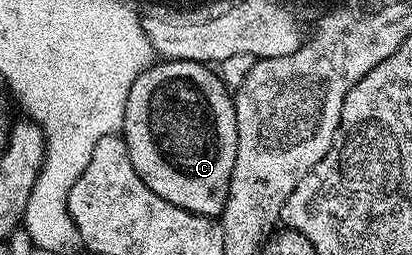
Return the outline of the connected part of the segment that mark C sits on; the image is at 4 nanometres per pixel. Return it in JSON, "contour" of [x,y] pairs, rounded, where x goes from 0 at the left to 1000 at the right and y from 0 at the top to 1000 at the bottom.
{"contour":[[[393,227],[352,267],[340,306],[320,322],[320,353],[311,353],[291,529],[311,573],[330,682],[340,682],[340,698],[350,698],[364,741],[398,776],[398,792],[417,792],[417,808],[437,808],[466,839],[536,851],[563,667],[573,651],[578,498],[561,349],[539,325],[536,298],[517,263],[464,235]]]}

